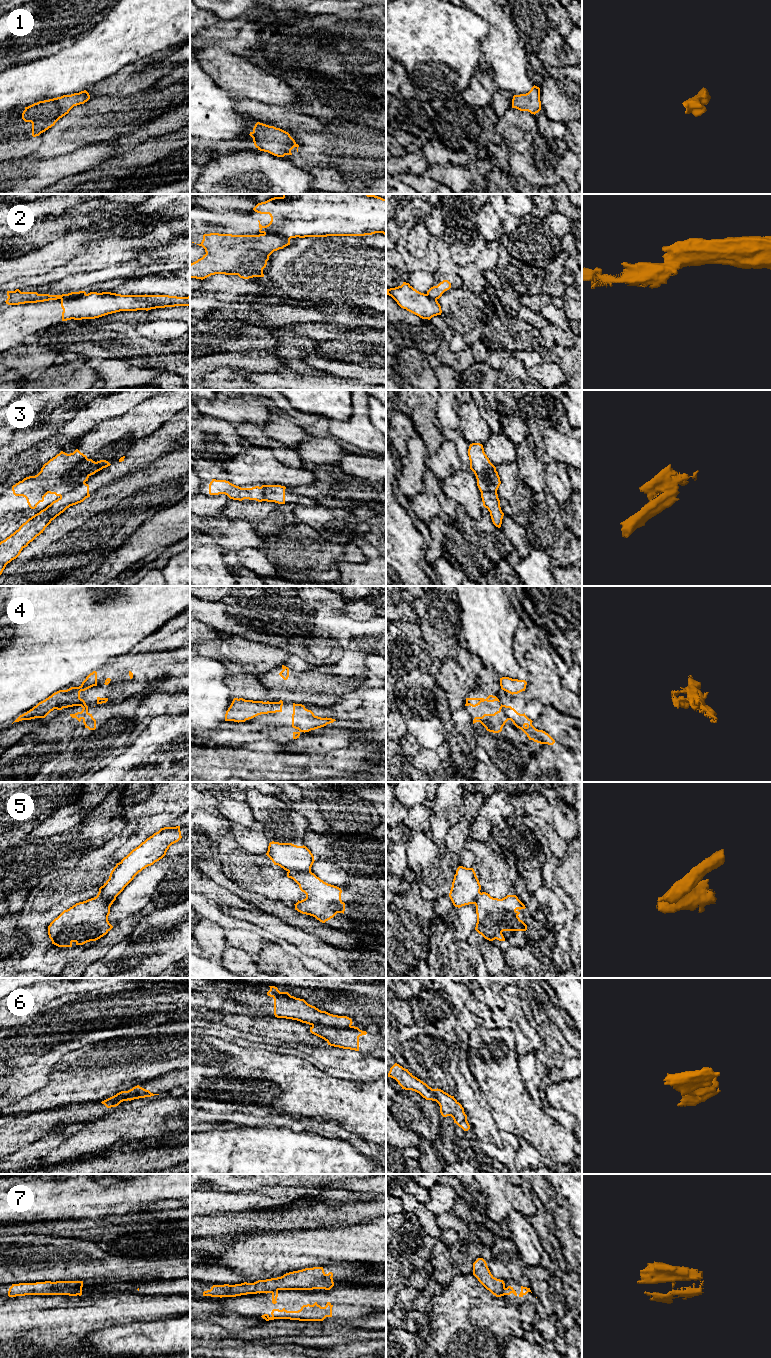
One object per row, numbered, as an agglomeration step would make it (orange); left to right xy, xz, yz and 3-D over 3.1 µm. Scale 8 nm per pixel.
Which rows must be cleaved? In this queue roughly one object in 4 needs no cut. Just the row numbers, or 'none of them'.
2, 3, 4, 5, 6, 7

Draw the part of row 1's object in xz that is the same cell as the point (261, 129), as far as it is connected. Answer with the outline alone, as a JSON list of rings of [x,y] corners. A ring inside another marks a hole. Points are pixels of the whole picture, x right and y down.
[[[257,122],[249,135],[253,138],[254,145],[258,150],[268,152],[274,156],[284,157],[285,155],[292,155],[291,150],[294,147],[297,148],[296,150],[298,152],[299,145],[288,132],[280,128]]]

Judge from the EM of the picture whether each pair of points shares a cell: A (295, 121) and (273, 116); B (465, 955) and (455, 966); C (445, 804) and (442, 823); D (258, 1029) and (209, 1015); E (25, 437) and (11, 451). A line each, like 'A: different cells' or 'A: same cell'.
A: same cell
B: same cell
C: same cell
D: same cell
E: same cell

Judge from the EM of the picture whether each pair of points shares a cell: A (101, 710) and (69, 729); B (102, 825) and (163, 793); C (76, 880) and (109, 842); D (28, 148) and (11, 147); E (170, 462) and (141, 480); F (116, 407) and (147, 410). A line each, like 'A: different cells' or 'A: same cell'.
A: same cell
B: different cells
C: different cells
D: same cell
E: same cell
F: different cells

